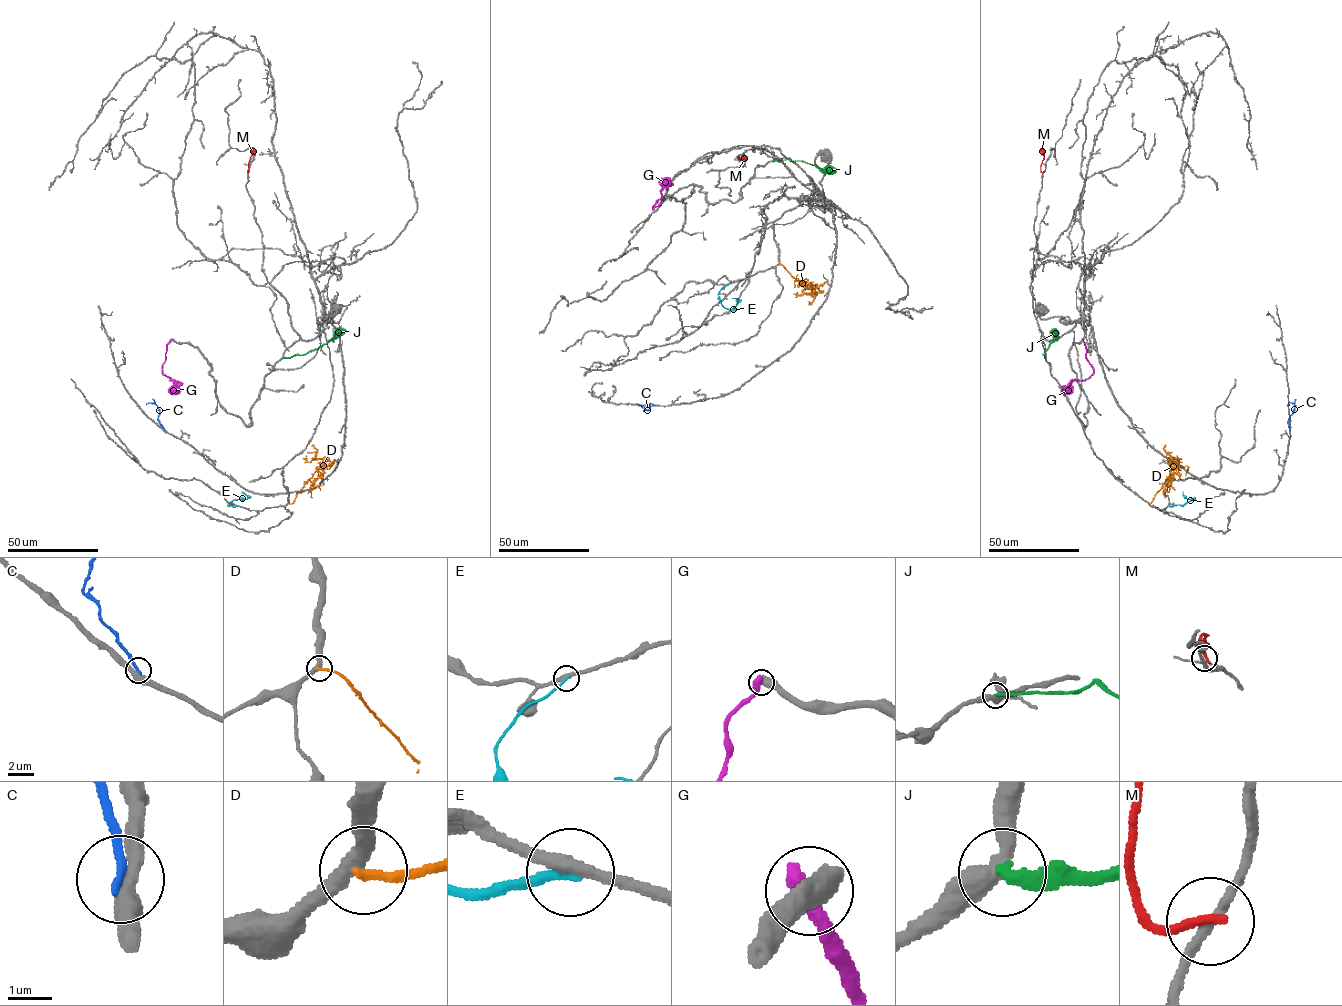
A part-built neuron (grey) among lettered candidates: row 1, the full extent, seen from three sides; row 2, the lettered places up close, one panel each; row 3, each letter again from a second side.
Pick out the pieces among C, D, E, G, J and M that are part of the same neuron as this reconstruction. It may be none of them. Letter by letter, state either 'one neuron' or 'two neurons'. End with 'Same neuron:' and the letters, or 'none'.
C: two neurons
D: two neurons
E: two neurons
G: two neurons
J: two neurons
M: two neurons
Same neuron: none

